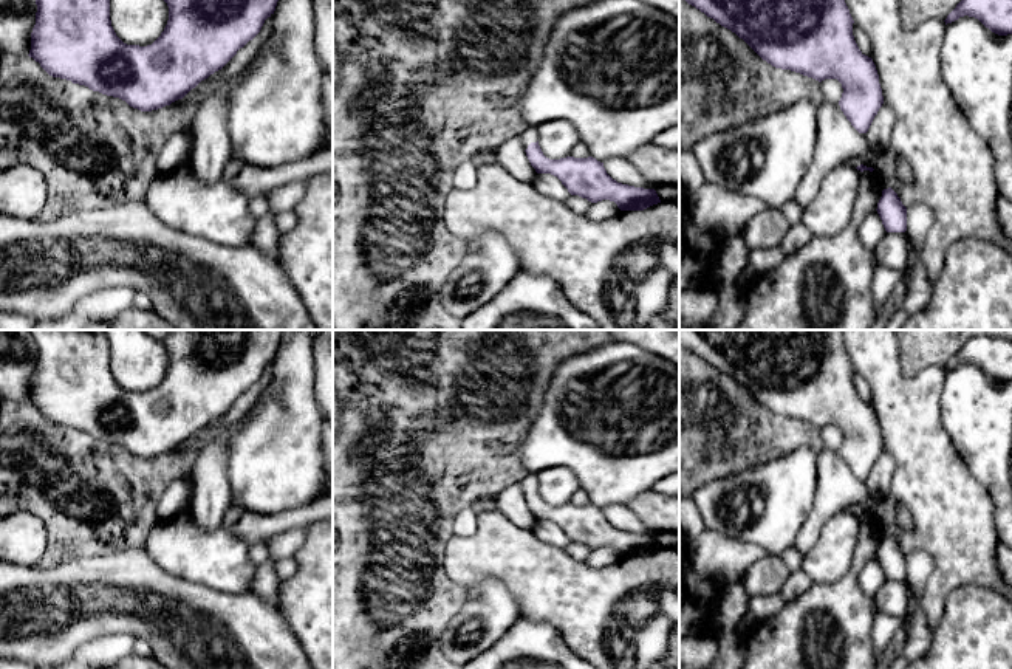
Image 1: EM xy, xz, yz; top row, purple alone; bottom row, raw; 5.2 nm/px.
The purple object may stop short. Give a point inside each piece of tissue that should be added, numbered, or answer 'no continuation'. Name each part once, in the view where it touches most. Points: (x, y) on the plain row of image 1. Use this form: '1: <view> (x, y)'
1: yz (871, 505)

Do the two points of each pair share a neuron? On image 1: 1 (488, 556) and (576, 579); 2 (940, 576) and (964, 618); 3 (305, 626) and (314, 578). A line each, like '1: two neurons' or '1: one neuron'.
1: one neuron
2: two neurons
3: one neuron

